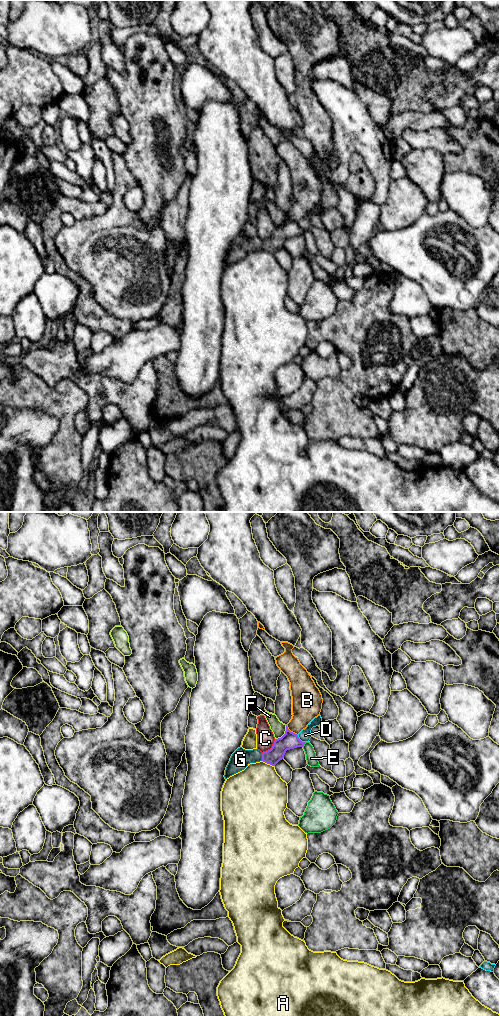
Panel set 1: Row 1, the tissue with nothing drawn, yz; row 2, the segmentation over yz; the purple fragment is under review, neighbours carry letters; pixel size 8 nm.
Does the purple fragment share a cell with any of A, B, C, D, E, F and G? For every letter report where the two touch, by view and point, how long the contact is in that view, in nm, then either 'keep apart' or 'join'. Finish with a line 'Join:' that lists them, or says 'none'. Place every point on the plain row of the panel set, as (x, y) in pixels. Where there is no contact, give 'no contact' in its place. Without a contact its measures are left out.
A: yz (268, 251) | 110 nm | keep apart
B: yz (290, 219) | 130 nm | keep apart
C: yz (271, 236) | 160 nm | keep apart
D: yz (299, 227) | 90 nm | keep apart
E: yz (304, 231) | 50 nm | keep apart
F: yz (284, 222) | 150 nm | keep apart
G: yz (262, 245) | 60 nm | join
Join: G

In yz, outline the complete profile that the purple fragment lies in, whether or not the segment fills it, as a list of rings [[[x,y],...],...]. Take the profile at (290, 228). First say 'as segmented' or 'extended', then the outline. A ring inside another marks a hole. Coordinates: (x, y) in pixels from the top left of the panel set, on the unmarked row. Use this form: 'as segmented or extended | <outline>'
extended | [[[286,213],[285,222],[281,226],[275,227],[272,236],[266,240],[262,241],[258,237],[245,238],[242,235],[238,236],[230,246],[224,265],[227,267],[244,258],[250,251],[263,249],[275,254],[284,246],[287,238],[303,235],[304,232],[305,230],[302,230],[298,223],[291,220]]]

